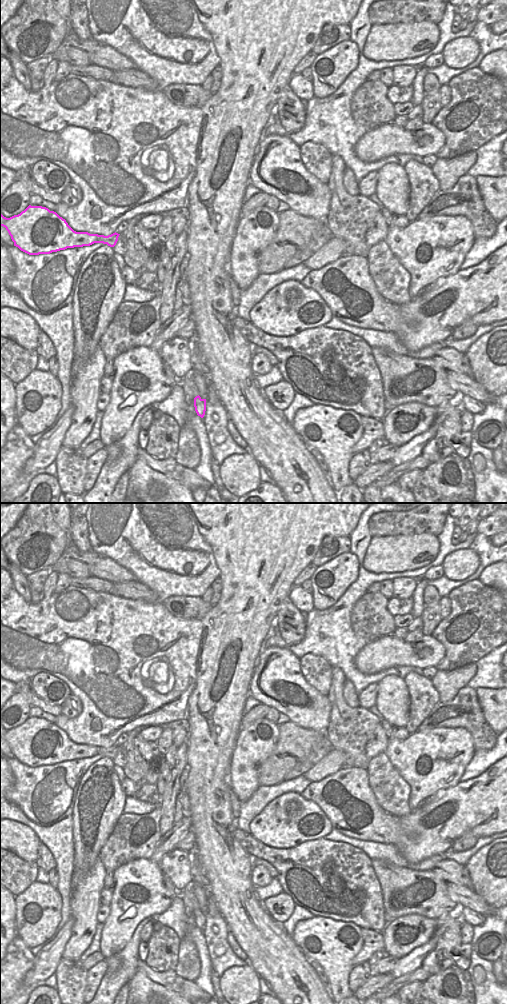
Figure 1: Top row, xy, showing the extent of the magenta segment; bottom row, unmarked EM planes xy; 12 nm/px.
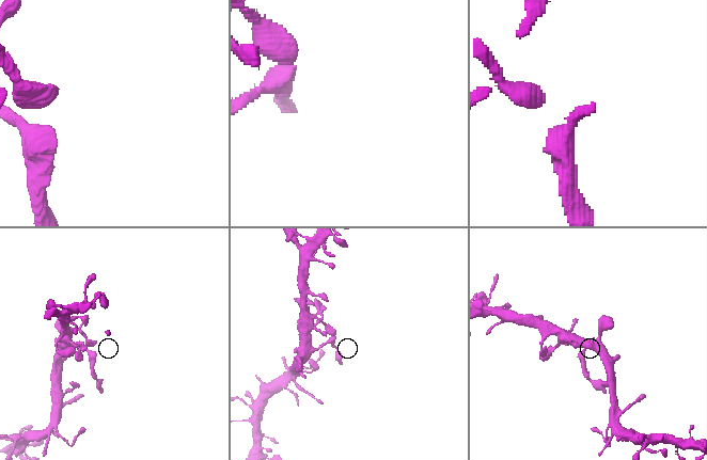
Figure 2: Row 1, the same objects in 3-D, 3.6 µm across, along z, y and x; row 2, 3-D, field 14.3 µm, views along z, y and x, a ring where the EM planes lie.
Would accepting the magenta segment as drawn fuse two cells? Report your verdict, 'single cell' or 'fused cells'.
fused cells

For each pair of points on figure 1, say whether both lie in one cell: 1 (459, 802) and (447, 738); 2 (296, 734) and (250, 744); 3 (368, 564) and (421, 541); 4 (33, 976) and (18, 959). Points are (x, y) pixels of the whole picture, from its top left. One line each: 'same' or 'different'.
1: different
2: different
3: same
4: different

